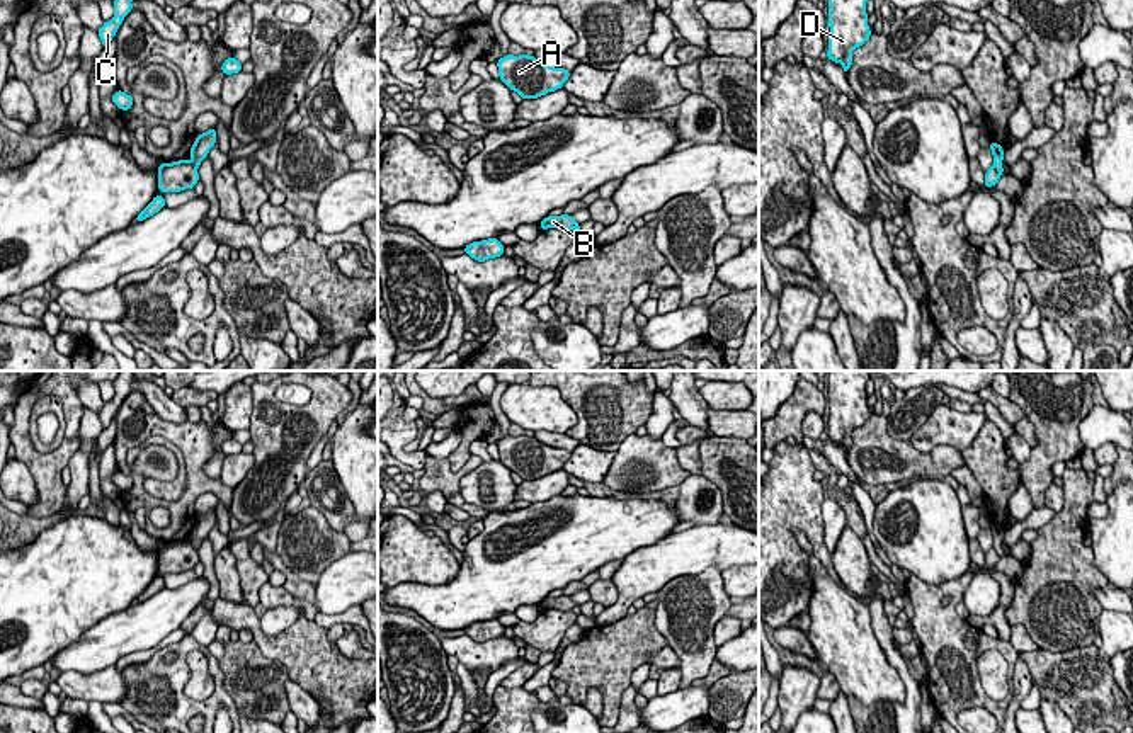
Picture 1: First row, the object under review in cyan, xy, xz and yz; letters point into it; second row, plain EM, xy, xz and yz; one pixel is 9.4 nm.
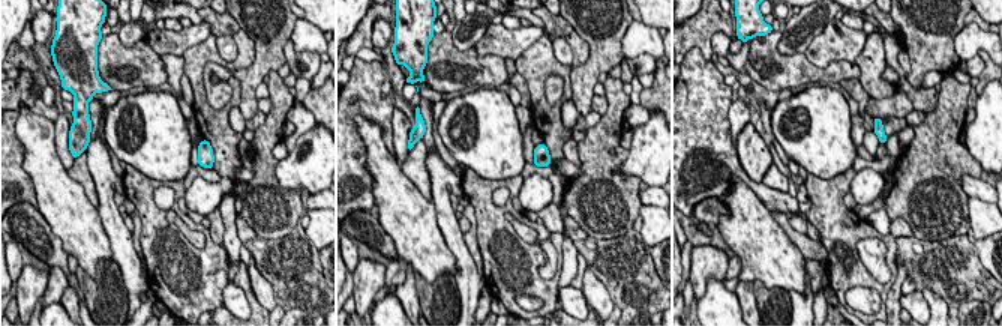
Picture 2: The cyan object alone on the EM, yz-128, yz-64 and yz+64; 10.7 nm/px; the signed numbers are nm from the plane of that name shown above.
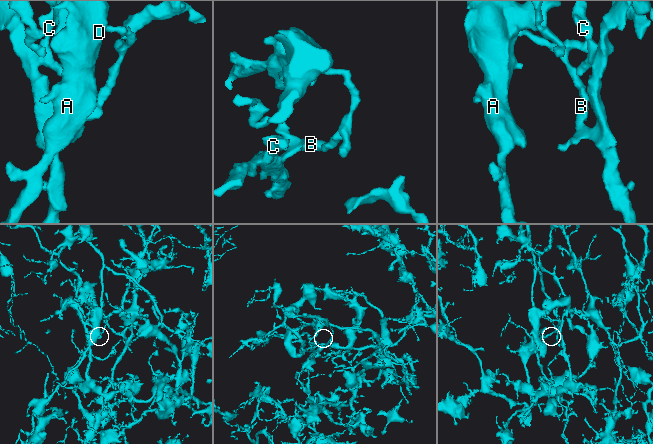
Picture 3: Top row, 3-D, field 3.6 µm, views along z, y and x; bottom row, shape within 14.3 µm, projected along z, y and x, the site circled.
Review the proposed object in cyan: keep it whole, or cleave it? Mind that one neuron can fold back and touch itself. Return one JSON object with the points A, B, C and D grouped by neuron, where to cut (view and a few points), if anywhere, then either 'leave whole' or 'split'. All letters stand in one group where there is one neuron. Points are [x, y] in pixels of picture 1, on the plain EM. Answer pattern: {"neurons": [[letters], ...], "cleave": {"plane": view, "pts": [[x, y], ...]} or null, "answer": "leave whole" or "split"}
{"neurons": [["A", "D"], ["B", "C"]], "cleave": {"plane": "xy", "pts": [[189, 543], [196, 550]]}, "answer": "split"}

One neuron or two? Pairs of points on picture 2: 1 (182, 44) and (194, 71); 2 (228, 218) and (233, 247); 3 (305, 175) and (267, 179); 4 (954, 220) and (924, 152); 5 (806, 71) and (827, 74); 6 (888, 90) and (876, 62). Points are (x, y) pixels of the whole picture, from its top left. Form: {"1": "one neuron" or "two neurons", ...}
{"1": "two neurons", "2": "one neuron", "3": "two neurons", "4": "one neuron", "5": "one neuron", "6": "one neuron"}

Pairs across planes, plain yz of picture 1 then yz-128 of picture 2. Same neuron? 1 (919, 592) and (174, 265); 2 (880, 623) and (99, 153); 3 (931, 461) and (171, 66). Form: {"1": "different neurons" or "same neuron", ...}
{"1": "same neuron", "2": "same neuron", "3": "different neurons"}

